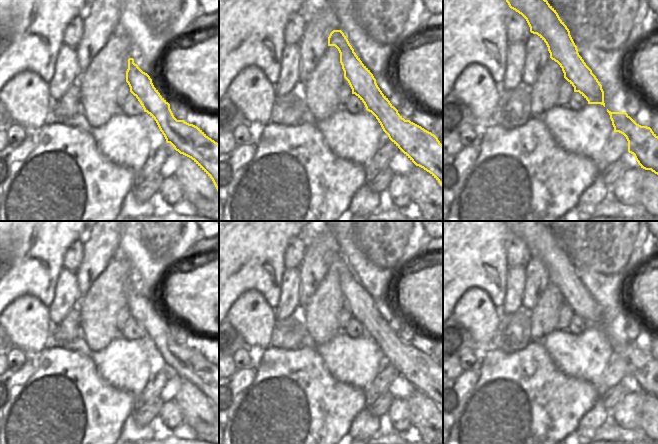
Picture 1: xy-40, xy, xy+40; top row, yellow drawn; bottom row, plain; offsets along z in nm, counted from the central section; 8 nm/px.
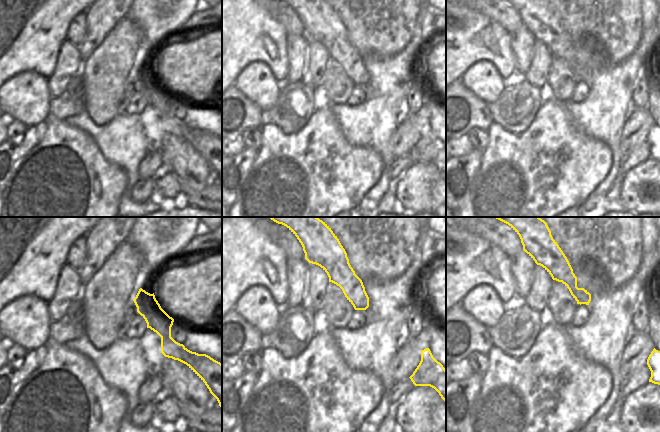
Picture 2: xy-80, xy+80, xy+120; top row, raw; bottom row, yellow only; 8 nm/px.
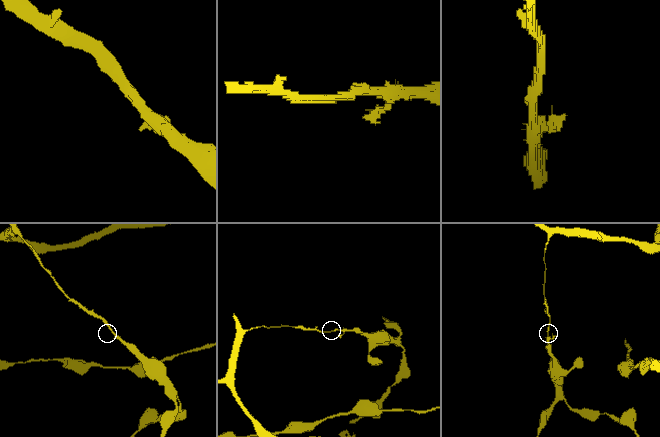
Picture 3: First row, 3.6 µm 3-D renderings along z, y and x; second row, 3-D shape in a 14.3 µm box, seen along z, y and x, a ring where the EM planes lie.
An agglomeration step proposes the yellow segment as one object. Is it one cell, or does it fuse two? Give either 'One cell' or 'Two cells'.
One cell

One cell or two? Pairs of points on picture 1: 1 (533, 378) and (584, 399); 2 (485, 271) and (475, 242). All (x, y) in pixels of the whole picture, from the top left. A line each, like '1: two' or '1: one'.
1: one
2: one

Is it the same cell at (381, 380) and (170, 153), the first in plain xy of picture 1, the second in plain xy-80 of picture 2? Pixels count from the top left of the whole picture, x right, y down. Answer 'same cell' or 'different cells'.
different cells

